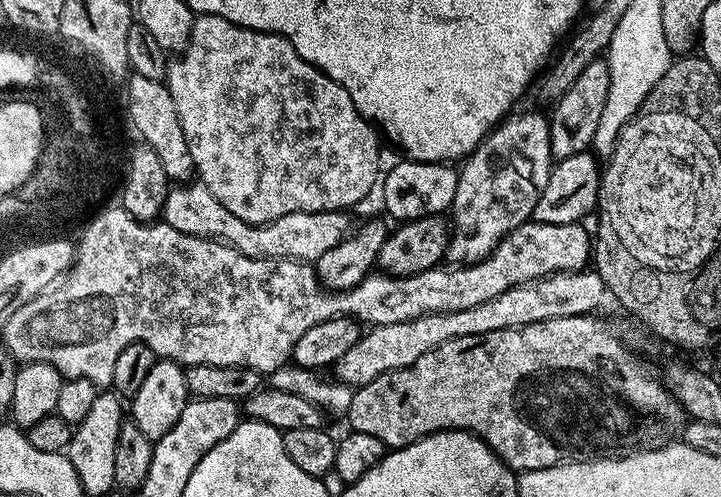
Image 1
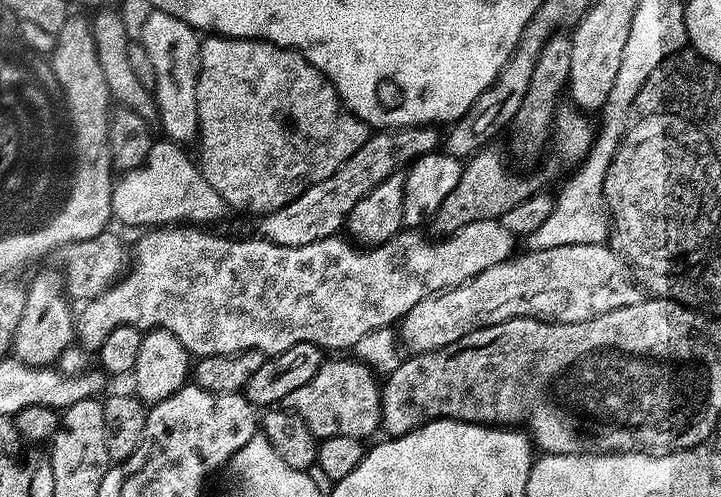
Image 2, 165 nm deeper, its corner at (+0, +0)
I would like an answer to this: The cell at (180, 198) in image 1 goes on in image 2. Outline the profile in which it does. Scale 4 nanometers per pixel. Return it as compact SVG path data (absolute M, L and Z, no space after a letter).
M160 138L153 143L150 154L144 159L144 164L134 170L123 173L112 186L112 214L124 224L148 224L144 226L176 226L181 222L191 222L196 226L212 226L215 220L220 220L226 213L224 199L206 182L200 172L199 163L183 152L177 141Z

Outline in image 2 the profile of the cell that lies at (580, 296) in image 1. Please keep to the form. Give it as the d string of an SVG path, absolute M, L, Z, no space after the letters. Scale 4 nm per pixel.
M607 243L554 246L550 250L522 252L513 255L509 261L503 260L482 270L482 274L472 280L422 298L422 302L418 302L418 306L414 306L414 310L399 321L398 339L401 345L412 354L433 352L442 346L450 346L450 342L458 342L458 338L466 338L466 334L474 334L474 330L482 330L510 318L529 316L550 324L573 324L586 322L598 314L610 314L610 310L618 310L622 306L634 306L646 299L644 289L632 279L627 264Z

